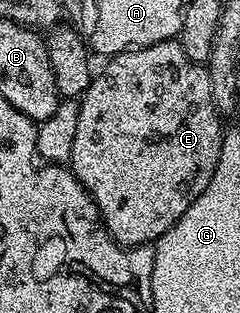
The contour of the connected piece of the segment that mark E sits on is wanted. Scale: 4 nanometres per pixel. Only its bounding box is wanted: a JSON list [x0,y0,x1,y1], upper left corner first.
[68,40,224,246]

